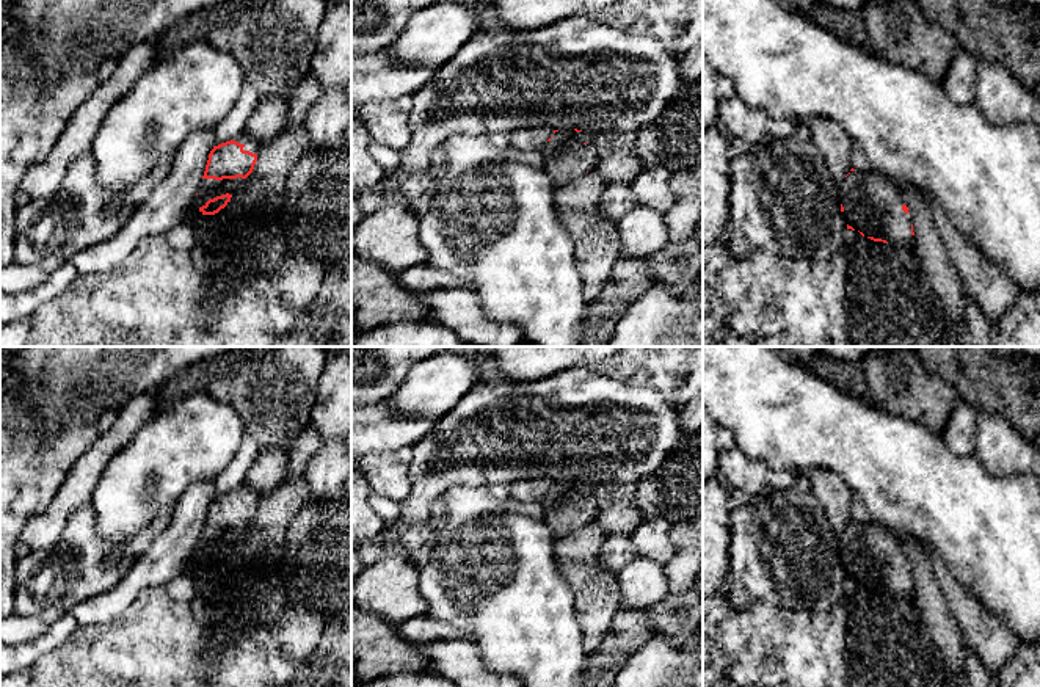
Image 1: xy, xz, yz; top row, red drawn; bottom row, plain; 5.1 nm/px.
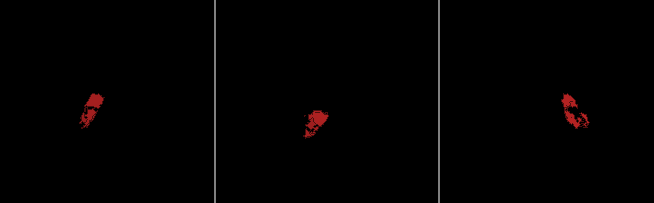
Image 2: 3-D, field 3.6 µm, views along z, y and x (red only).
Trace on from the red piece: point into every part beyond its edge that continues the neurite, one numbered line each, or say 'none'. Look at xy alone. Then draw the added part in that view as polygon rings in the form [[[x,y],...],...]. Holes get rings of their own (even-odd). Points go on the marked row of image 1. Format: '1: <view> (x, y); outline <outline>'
1: xy (251, 145); outline [[[238,133],[234,141],[243,144],[243,151],[249,151],[253,154],[257,154],[259,152],[259,143],[256,140],[253,140],[251,136],[248,136],[246,133]]]
2: xy (209, 189); outline [[[237,177],[237,179],[223,179],[223,180],[215,180],[215,179],[202,179],[201,187],[198,190],[198,194],[193,198],[190,207],[188,207],[188,215],[196,216],[202,215],[199,210],[209,199],[213,199],[221,194],[234,194],[235,190],[245,182],[246,179]]]

